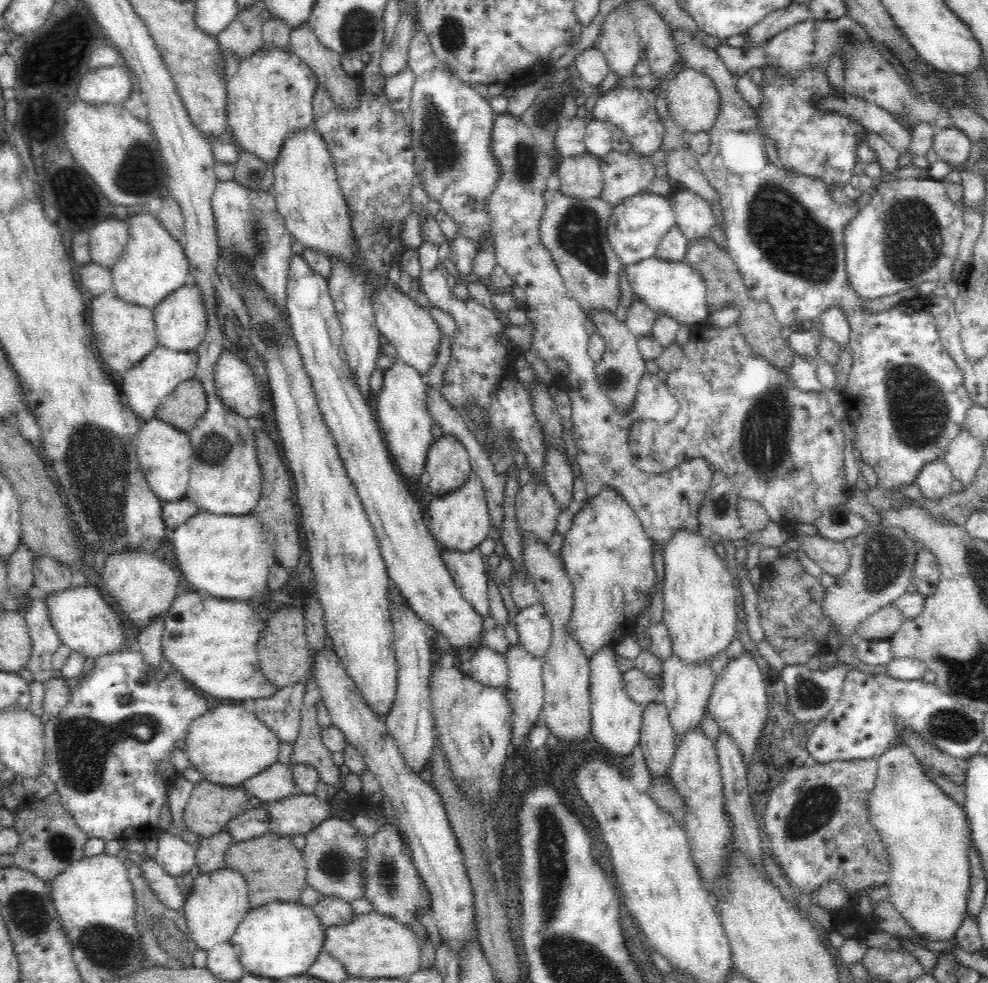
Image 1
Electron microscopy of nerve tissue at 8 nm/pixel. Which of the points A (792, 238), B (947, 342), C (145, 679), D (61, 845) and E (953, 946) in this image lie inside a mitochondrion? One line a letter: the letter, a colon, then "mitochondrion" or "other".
A: mitochondrion
B: other
C: other
D: mitochondrion
E: other

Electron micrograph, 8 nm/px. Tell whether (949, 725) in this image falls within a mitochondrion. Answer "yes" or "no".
yes

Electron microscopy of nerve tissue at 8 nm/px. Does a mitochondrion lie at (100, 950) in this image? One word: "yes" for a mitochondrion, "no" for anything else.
yes

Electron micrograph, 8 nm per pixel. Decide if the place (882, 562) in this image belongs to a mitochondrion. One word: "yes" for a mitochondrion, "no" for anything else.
yes

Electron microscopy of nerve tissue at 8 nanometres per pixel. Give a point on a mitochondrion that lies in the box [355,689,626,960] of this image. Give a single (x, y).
(386, 870)

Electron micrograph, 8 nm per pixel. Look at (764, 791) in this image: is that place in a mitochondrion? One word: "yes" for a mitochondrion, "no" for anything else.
no

